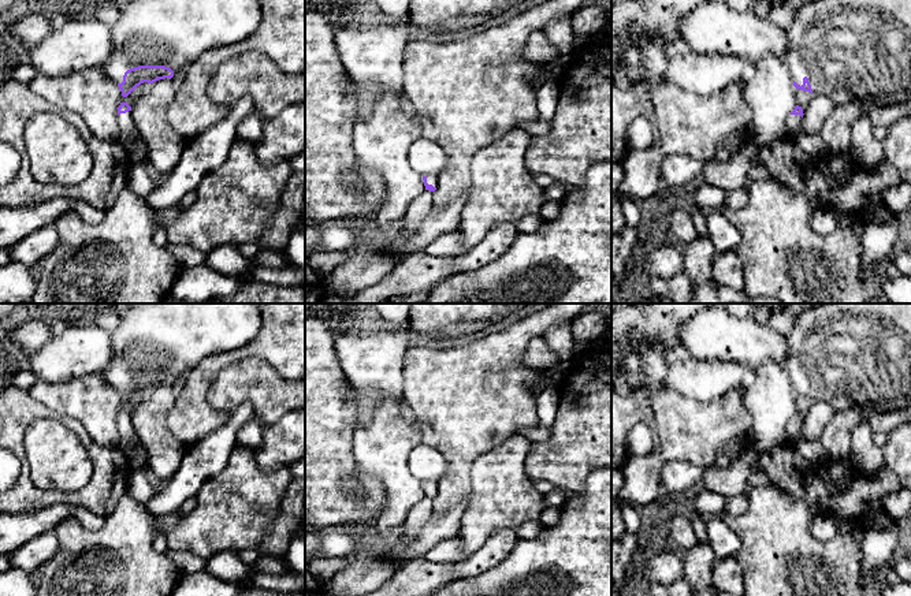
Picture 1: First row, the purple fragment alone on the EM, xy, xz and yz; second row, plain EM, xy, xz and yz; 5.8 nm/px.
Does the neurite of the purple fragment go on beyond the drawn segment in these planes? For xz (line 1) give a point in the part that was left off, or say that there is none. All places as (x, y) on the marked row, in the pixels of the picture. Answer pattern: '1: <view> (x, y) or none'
1: xz (431, 179)

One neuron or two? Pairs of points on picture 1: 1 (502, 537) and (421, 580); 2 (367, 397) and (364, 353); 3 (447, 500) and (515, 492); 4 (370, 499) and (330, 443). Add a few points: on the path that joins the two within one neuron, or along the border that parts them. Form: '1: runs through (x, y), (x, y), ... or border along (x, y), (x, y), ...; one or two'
1: runs through (483, 558), (472, 567), (442, 573); one
2: border along (354, 388), (375, 388), (382, 397), (370, 420); two
3: border along (472, 466), (471, 496), (461, 517), (460, 529); two
4: runs through (349, 502), (330, 485), (330, 464); one

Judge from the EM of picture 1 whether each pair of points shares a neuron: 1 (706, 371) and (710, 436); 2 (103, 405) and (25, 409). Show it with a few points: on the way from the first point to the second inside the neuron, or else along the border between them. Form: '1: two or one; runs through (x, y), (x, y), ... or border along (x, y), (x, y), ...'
1: two; border along (736, 386), (707, 401), (690, 399), (677, 393)
2: two; border along (26, 391), (49, 409), (78, 420)

